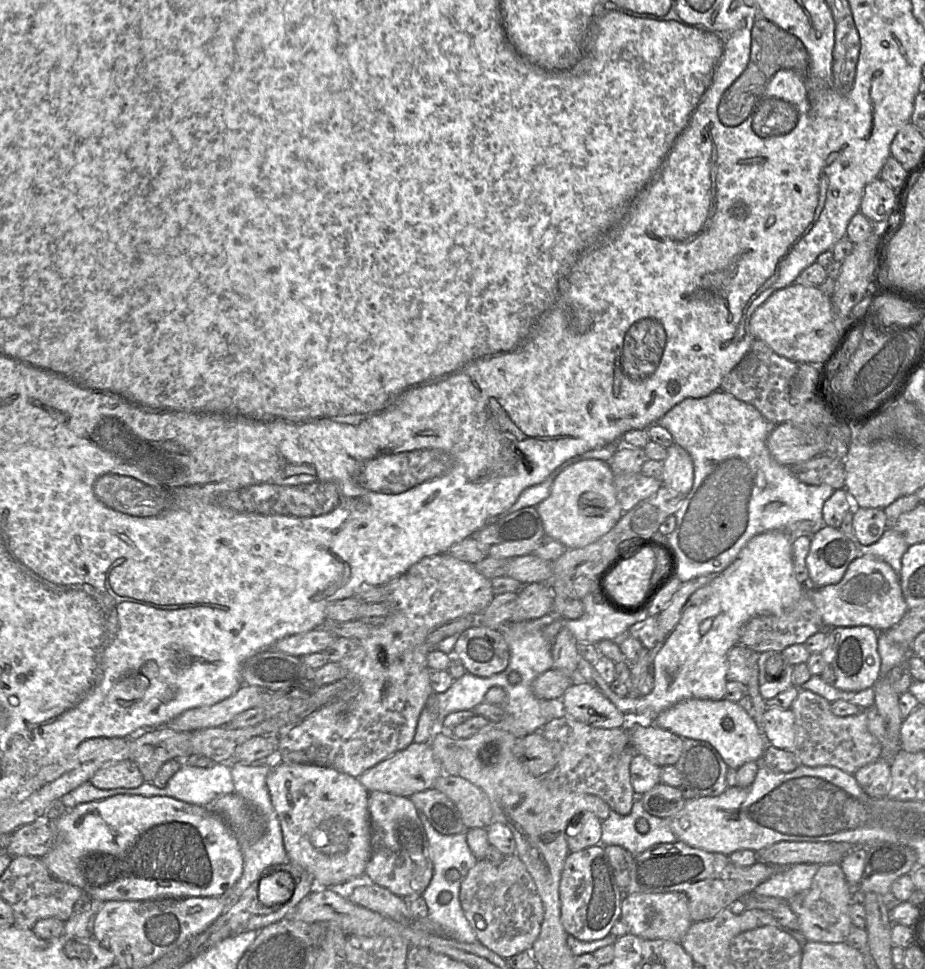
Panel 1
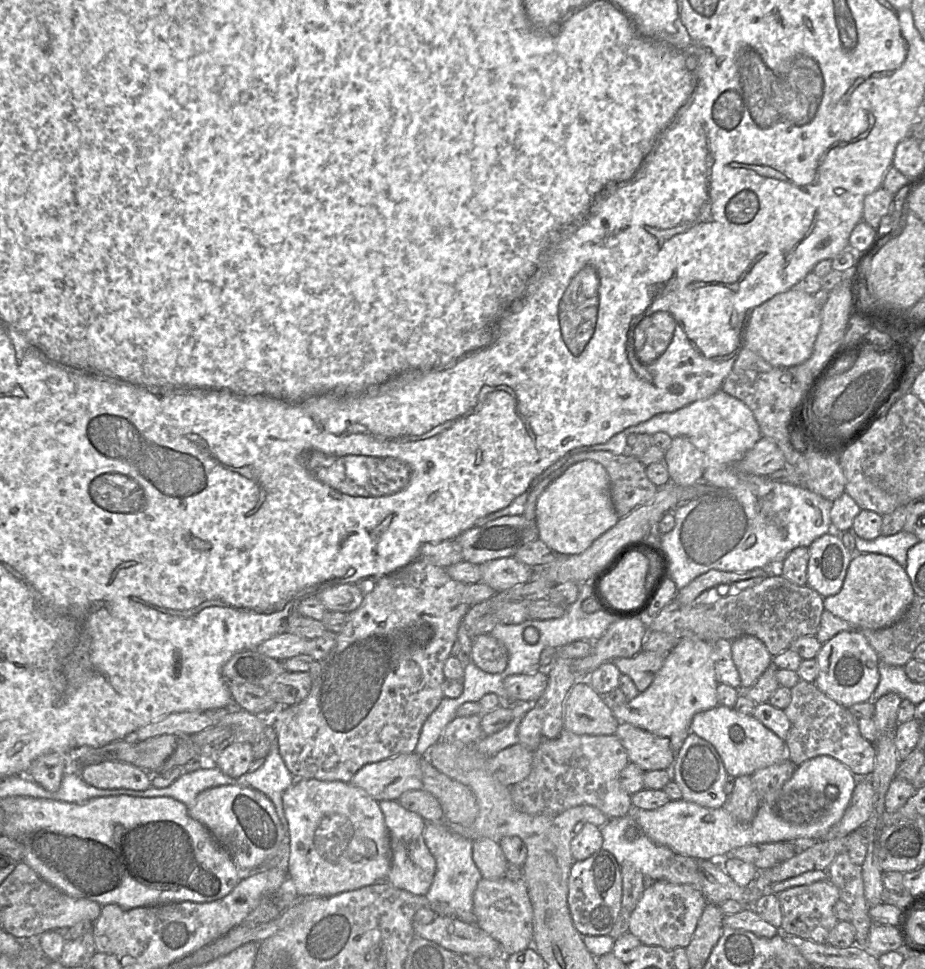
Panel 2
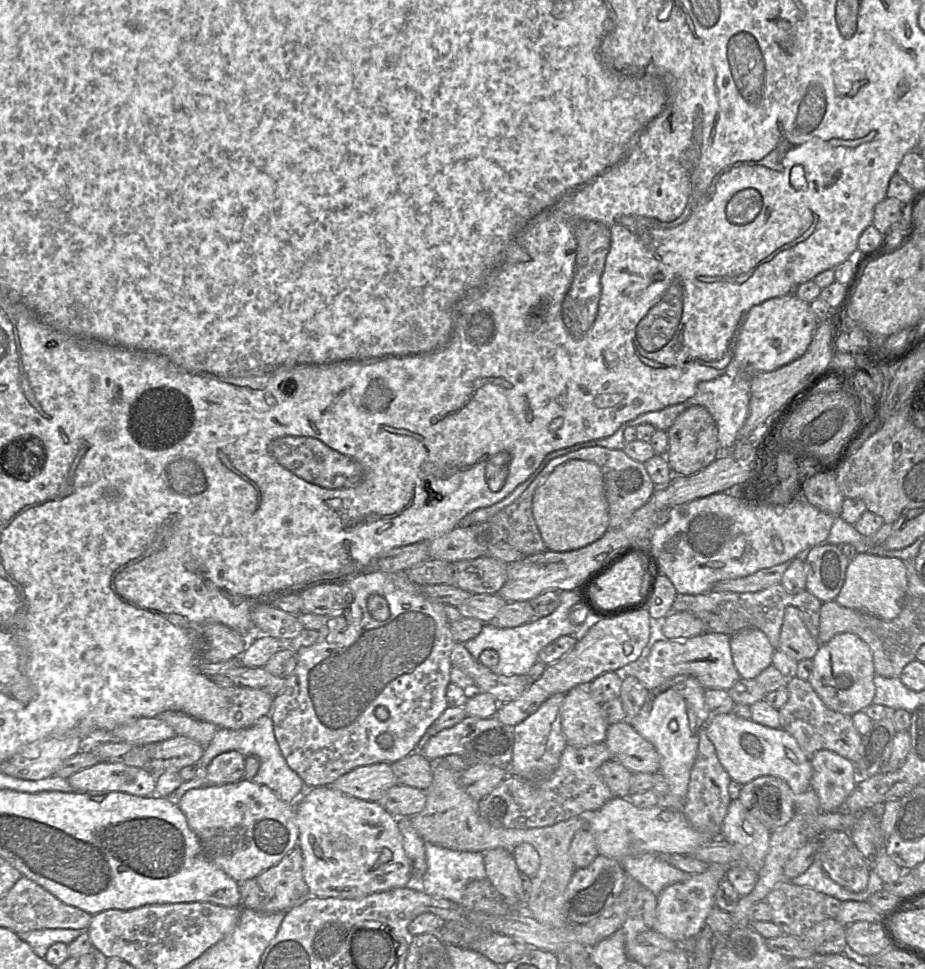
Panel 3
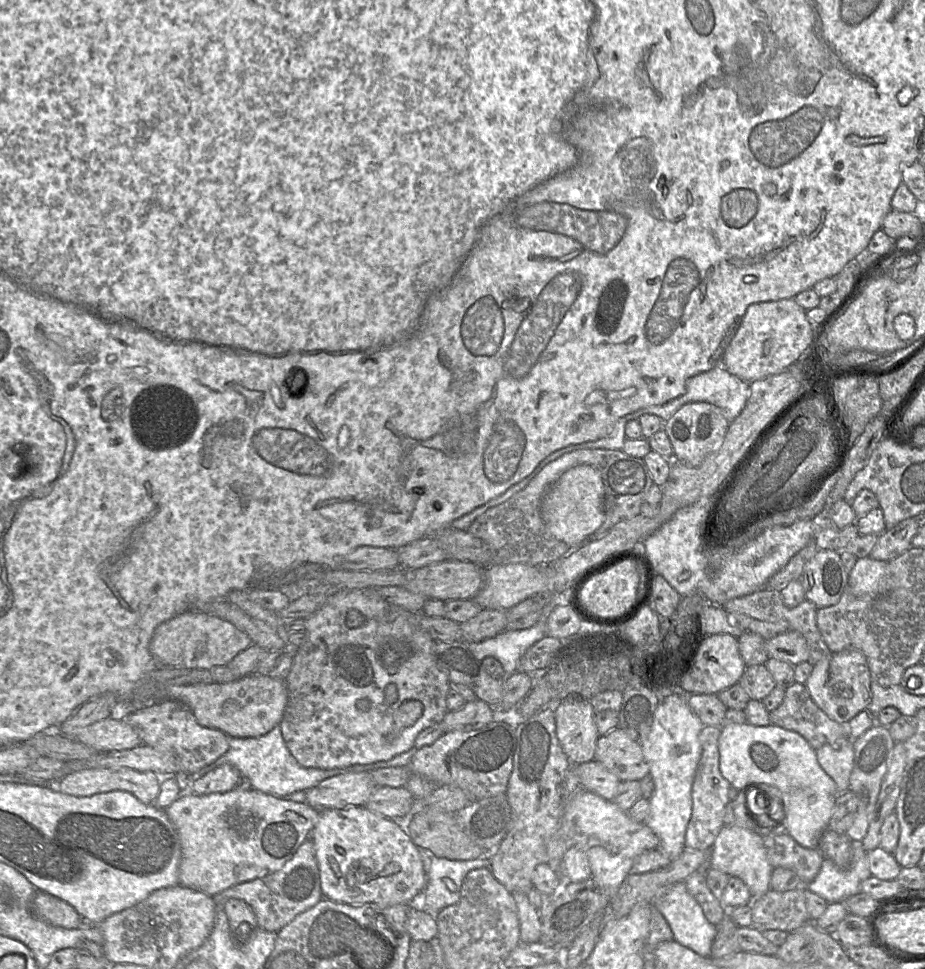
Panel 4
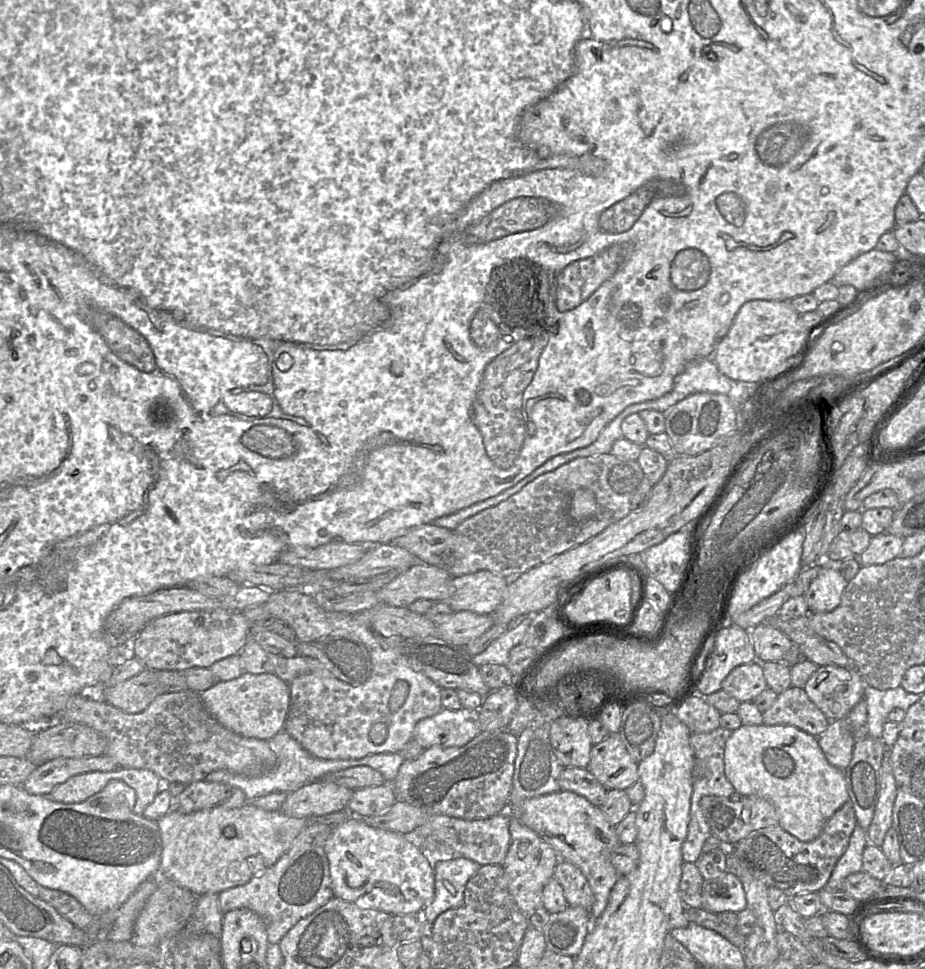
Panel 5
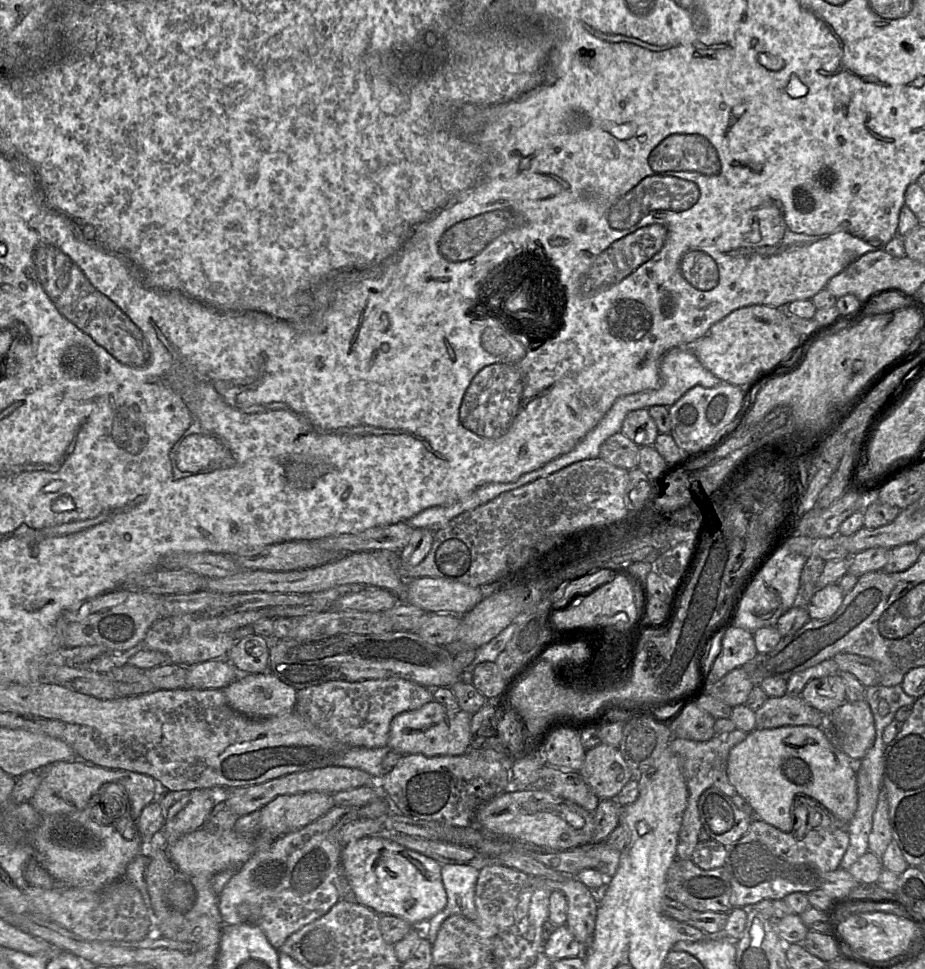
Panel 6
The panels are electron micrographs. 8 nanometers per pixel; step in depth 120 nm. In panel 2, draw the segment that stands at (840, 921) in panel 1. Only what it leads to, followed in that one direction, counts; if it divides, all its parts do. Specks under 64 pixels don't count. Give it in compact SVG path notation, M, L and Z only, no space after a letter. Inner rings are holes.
M829 878L809 885L790 888L777 894L782 911L780 929L784 934L797 936L815 943L825 943L831 930L838 923L834 906L840 899L839 890Z

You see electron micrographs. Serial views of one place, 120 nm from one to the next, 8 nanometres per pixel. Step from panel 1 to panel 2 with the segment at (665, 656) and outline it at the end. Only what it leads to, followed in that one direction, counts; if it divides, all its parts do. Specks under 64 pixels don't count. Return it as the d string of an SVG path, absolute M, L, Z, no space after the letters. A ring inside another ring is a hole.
M683 637L668 652L651 685L634 699L612 708L612 712L620 723L629 723L667 738L676 754L691 733L690 725L694 715L719 705L717 687L712 643L696 637Z

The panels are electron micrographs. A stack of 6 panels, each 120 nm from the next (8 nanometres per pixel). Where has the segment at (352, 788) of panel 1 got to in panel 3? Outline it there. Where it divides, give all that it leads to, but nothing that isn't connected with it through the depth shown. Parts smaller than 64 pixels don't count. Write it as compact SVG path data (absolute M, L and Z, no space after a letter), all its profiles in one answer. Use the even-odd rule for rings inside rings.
M330 786L306 789L307 792L300 799L298 799L297 803L295 804L295 809L299 831L298 847L300 847L303 854L303 877L309 888L310 896L359 899L372 893L406 887L410 882L412 883L412 862L404 851L403 837L398 828L396 817L387 812L387 810L379 802L355 798L337 791Z

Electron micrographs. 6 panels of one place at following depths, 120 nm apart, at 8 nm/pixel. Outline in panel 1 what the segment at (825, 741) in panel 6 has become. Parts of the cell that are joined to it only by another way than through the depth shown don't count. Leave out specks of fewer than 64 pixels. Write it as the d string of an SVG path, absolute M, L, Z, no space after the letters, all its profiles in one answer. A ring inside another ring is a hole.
M685 699L653 716L650 722L682 739L709 743L717 750L727 766L734 769L745 763L760 760L769 745L753 718L737 703L726 699Z

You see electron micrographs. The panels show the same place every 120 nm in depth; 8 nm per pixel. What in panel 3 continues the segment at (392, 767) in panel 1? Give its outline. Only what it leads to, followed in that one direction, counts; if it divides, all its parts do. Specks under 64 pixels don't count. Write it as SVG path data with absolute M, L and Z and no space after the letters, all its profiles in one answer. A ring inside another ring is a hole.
M376 763L359 766L342 775L329 786L355 798L378 802L388 789L397 784L391 764Z

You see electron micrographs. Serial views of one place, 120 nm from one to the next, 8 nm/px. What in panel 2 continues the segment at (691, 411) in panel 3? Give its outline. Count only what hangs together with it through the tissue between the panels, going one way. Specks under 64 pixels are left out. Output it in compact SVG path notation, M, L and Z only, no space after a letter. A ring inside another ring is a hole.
M675 437L664 454L670 482L691 486L702 479L705 455L688 438Z

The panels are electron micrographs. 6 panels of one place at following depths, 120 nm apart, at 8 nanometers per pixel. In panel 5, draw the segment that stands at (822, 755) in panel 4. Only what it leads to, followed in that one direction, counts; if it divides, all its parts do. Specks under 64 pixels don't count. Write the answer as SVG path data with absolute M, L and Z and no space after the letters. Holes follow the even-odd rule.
M847 719L830 721L828 728L817 739L827 761L844 771L851 762L855 744Z

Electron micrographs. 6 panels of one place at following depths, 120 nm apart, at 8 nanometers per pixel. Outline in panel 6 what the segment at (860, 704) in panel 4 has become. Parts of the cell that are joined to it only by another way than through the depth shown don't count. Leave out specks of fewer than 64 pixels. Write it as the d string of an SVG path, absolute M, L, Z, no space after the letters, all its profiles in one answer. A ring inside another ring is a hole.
M840 673L810 680L801 696L826 717L847 702L846 687Z

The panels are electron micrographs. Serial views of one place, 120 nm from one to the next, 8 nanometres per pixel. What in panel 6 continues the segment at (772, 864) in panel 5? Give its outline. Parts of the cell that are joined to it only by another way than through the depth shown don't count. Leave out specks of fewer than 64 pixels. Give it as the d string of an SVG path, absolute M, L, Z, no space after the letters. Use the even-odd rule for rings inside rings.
M798 796L794 823L794 829L786 833L754 818L748 832L737 842L726 846L733 908L749 909L762 900L784 899L793 892L808 894L820 888L828 872L840 867L849 846L849 822L838 819L818 801Z

